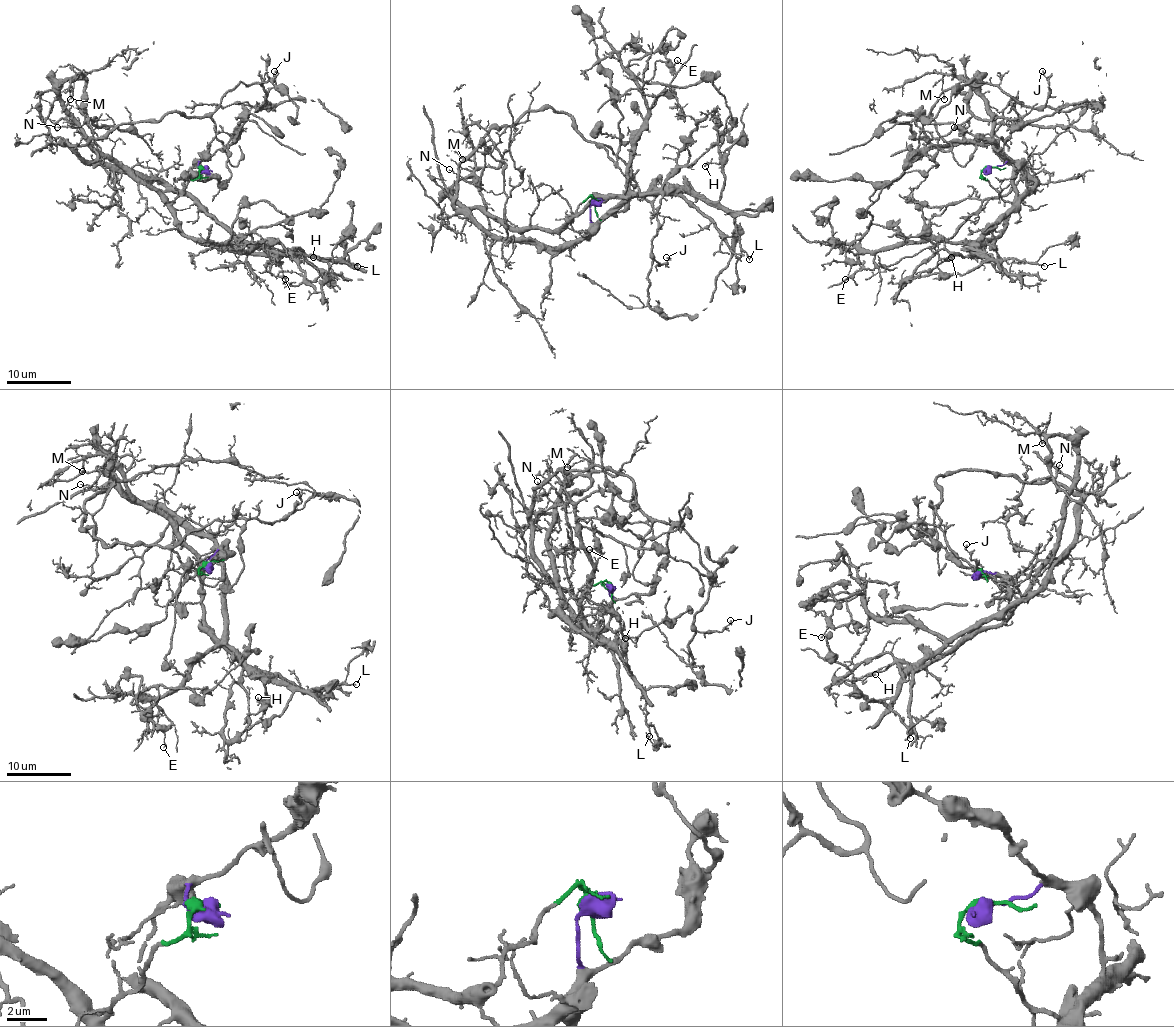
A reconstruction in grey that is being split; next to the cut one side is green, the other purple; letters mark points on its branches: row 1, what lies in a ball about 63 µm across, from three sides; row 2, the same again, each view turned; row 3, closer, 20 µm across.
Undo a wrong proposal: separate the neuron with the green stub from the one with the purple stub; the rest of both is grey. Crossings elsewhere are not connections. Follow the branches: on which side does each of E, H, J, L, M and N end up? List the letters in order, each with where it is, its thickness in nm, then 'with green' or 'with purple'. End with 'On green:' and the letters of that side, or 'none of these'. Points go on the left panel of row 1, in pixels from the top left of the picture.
E: place (285, 279); calibre 130 nm; with purple
H: place (313, 257); calibre 130 nm; with purple
J: place (274, 71); calibre 150 nm; with purple
L: place (357, 266); calibre 140 nm; with purple
M: place (70, 99); calibre 150 nm; with green
N: place (57, 127); calibre 110 nm; with green
On green: M, N

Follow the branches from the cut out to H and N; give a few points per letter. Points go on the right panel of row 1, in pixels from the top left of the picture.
H: (987, 168), (1014, 161), (1026, 192), (978, 245), (986, 261), (944, 273), (936, 265), (950, 257)
N: (987, 168), (981, 176), (1013, 203), (1014, 168), (963, 77), (970, 120), (954, 126)

